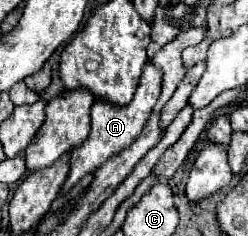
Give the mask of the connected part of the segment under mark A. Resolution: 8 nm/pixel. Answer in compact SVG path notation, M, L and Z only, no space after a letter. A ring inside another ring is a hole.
M147 61L139 87L135 91L135 97L129 105L125 107L115 107L111 103L105 101L95 101L91 107L91 133L85 141L85 145L79 145L77 149L73 149L71 153L71 171L67 181L63 183L59 195L67 195L87 173L95 173L101 165L105 165L109 159L113 159L117 153L125 151L131 147L131 143L141 135L145 123L149 121L149 115L153 111L153 105L157 103L157 97L161 93L161 71Z

